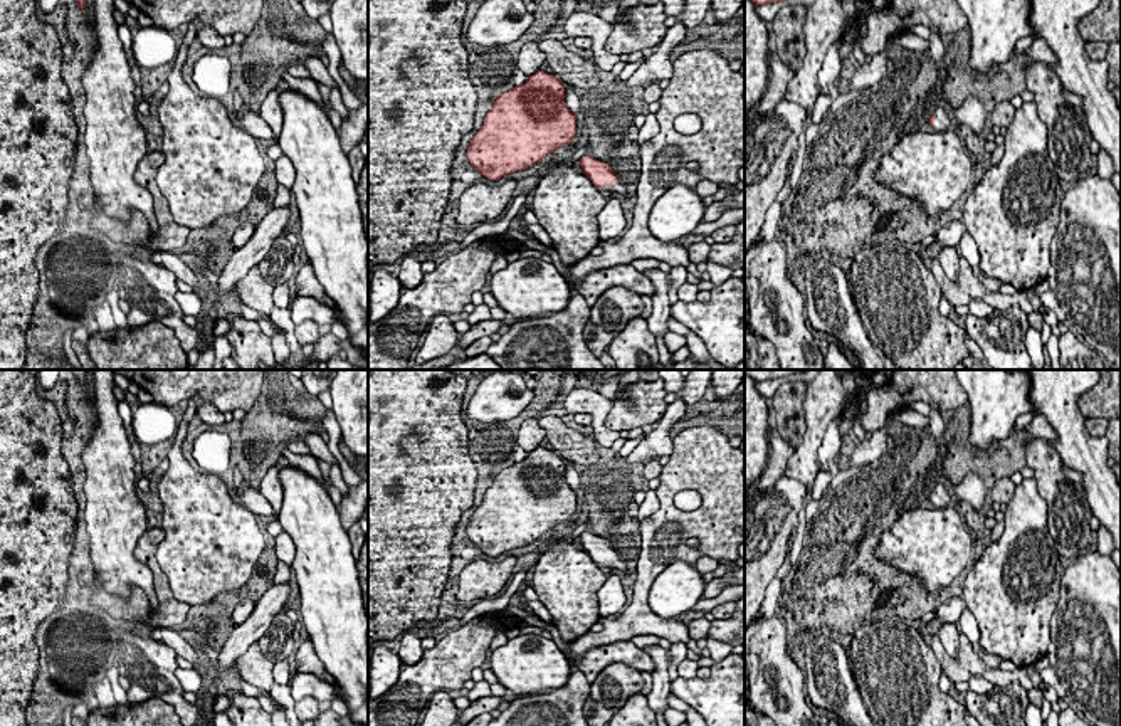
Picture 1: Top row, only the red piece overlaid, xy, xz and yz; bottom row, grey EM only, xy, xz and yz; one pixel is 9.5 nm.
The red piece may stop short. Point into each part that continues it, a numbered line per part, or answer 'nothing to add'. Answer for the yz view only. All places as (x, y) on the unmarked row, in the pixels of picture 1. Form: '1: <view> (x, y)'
1: yz (942, 498)

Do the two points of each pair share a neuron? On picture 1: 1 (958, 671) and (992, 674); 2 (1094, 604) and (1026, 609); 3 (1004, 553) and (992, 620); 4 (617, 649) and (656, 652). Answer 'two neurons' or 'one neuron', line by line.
1: one neuron
2: two neurons
3: one neuron
4: two neurons

